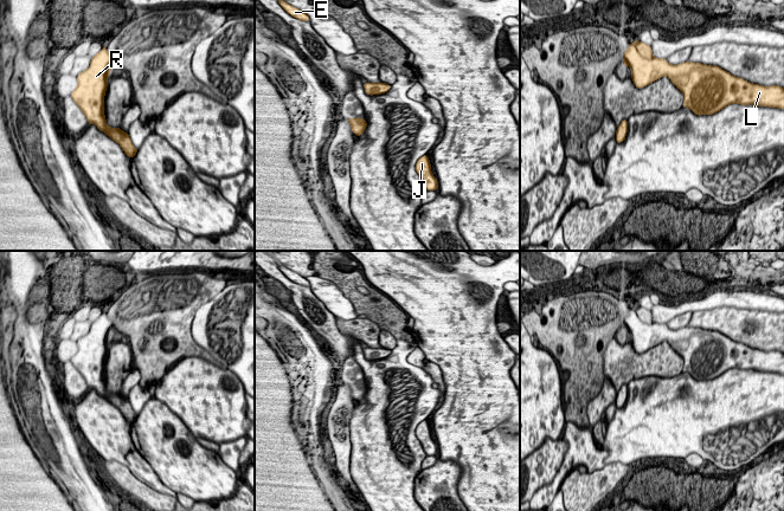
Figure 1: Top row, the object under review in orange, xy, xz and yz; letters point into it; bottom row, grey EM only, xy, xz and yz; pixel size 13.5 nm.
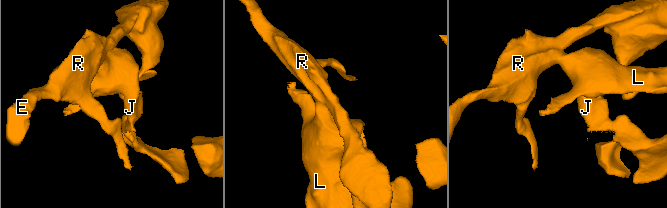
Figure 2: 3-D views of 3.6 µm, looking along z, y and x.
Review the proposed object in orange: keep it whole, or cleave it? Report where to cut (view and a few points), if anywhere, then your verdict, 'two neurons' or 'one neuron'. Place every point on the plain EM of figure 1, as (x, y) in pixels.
no cut | one neuron

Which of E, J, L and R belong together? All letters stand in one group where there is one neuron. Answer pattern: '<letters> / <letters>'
E J L R

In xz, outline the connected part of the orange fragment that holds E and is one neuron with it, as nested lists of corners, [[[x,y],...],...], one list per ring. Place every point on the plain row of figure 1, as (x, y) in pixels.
[[[277,261],[277,264],[278,264],[278,267],[279,267],[279,270],[282,271],[282,273],[283,273],[288,279],[290,279],[291,282],[294,282],[294,283],[296,283],[296,284],[298,284],[298,285],[310,286],[310,284],[309,284],[309,282],[307,280],[306,277],[303,277],[303,276],[301,276],[301,274],[298,274],[298,273],[291,271],[291,270],[287,269],[287,267],[283,266],[282,264],[279,264],[278,261]]]

